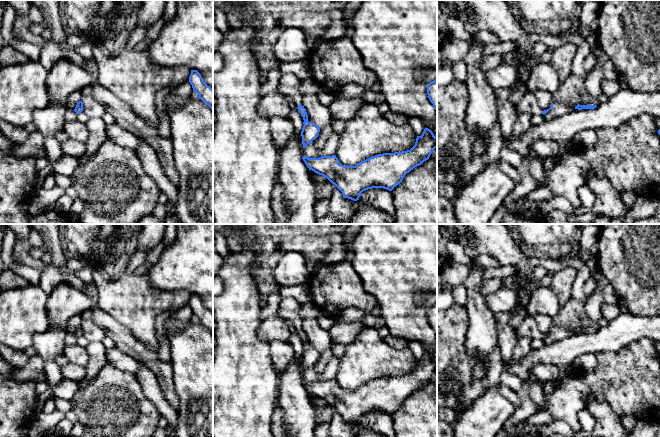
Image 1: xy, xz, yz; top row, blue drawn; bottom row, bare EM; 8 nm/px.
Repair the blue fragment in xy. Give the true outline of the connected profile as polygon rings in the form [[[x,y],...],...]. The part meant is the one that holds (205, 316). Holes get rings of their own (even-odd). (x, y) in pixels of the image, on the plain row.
[[[191,294],[189,306],[193,315],[199,319],[199,323],[208,329],[213,336],[213,313],[203,305],[201,298],[197,294]]]

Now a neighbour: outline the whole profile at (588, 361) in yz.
[[[585,353],[574,361],[577,369],[593,370],[597,367],[597,356],[594,353]]]

